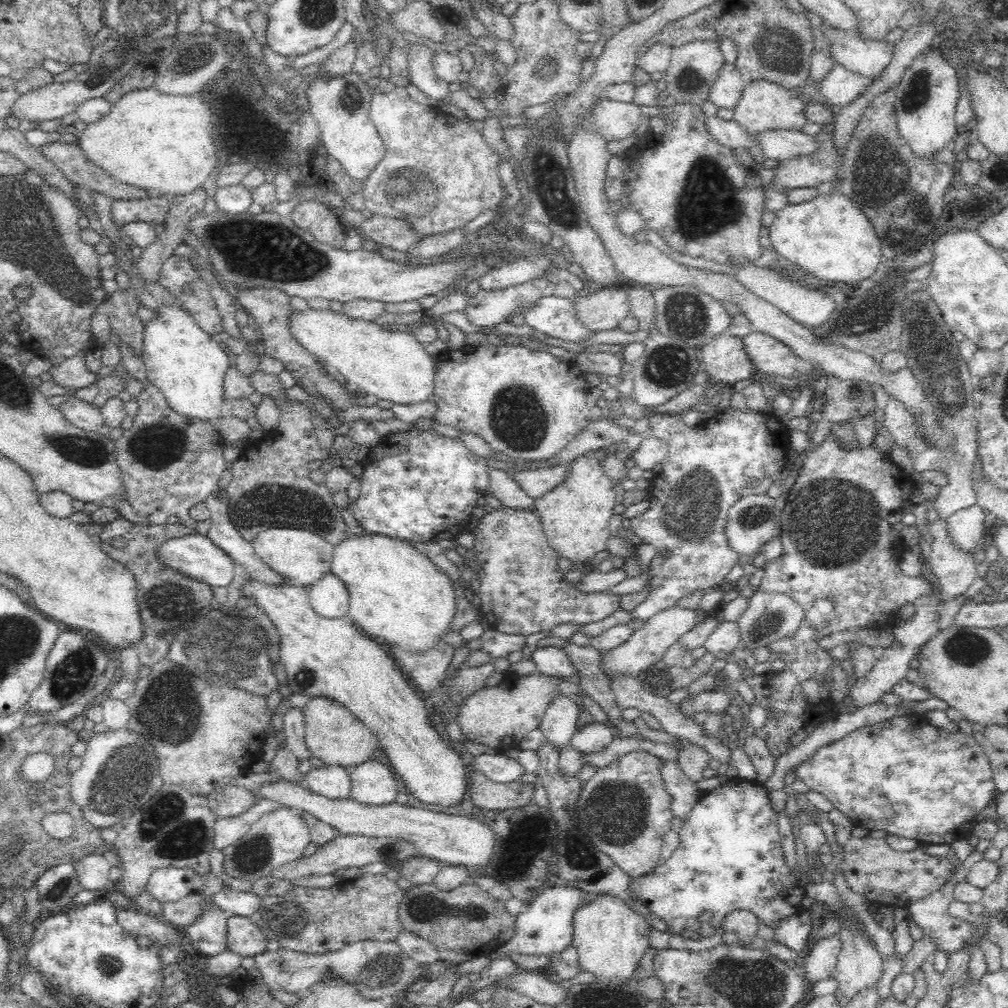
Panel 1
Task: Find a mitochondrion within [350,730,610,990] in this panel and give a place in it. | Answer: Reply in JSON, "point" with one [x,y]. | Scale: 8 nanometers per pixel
{"point":[582,859]}

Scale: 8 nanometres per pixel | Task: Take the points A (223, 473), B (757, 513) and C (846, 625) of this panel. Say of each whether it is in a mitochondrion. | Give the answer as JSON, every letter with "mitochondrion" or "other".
{"A":"other","B":"mitochondrion","C":"other"}

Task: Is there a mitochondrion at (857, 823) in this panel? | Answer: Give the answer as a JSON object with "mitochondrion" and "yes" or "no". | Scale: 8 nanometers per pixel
{"mitochondrion":"no"}

